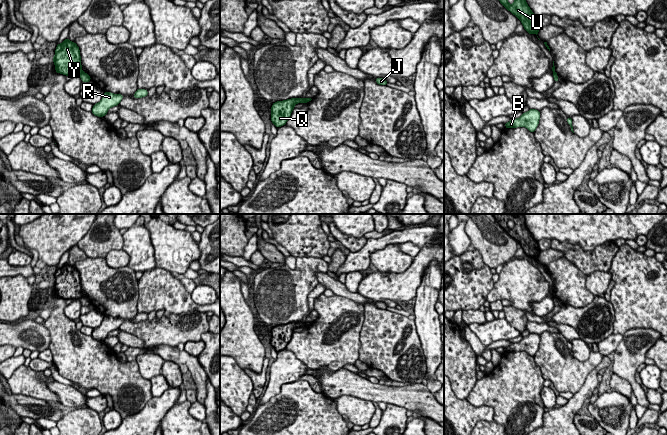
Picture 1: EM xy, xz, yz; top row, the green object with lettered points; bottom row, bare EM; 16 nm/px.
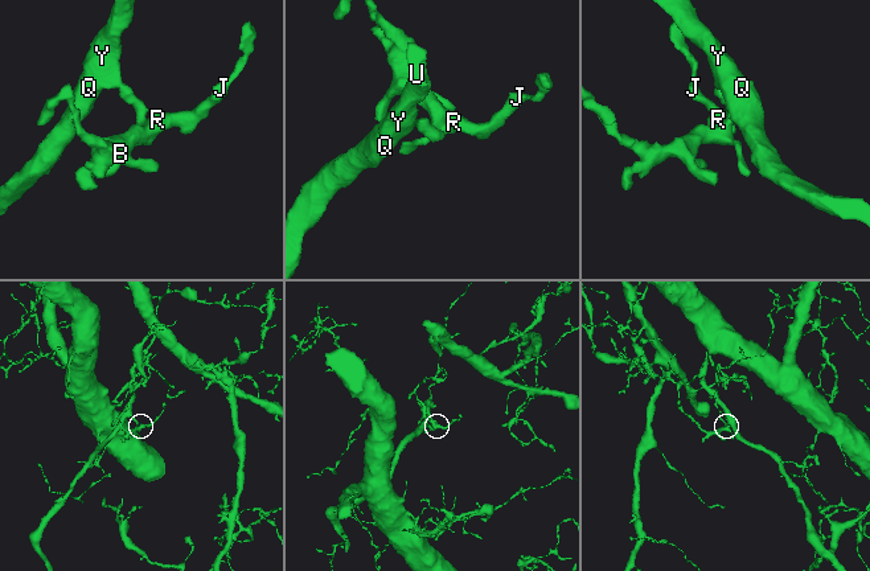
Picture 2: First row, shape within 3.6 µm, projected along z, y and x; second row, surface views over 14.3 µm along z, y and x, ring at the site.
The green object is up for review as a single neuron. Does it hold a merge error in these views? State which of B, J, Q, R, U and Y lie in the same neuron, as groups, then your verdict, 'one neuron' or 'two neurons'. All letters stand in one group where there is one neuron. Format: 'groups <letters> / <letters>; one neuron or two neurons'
groups B J R / Q U Y; two neurons

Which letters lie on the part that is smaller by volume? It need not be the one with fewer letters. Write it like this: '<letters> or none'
Q, U, Y

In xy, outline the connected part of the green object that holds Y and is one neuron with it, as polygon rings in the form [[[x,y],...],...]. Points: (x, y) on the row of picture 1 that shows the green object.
[[[65,39],[58,44],[53,57],[55,71],[63,75],[80,75],[82,71],[79,47],[75,42]]]

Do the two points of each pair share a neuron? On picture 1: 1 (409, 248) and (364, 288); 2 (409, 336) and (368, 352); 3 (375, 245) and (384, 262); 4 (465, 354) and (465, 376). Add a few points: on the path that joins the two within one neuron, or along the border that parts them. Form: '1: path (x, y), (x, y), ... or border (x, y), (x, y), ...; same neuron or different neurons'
1: border (420, 249), (414, 257); different neurons
2: path (402, 345), (399, 342), (389, 342), (379, 350); same neuron
3: border (398, 243), (388, 243), (374, 251), (370, 262); different neurons
4: path (465, 359), (465, 371); same neuron

